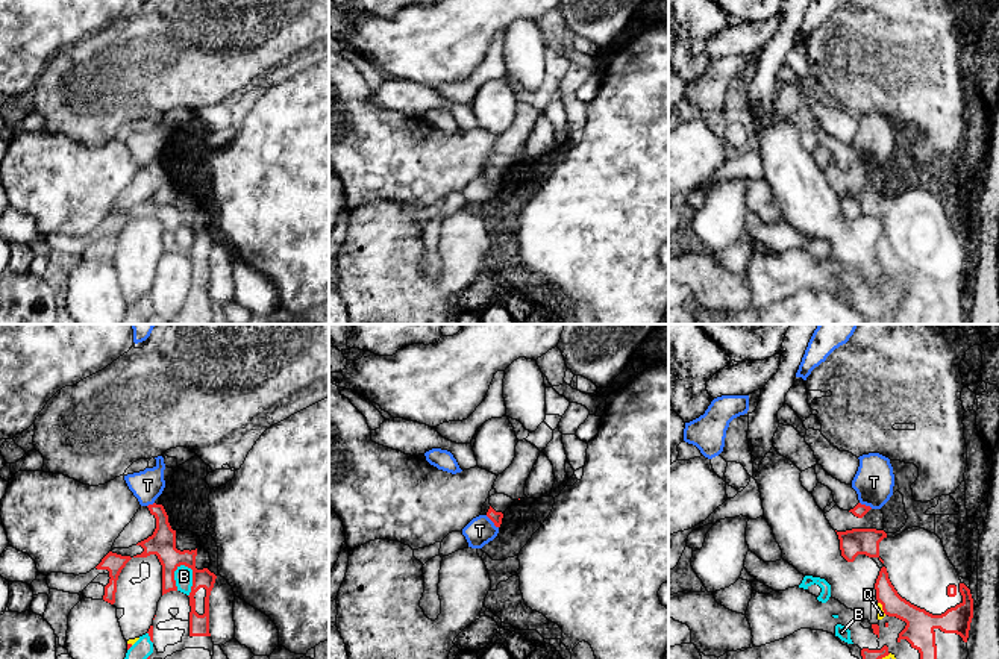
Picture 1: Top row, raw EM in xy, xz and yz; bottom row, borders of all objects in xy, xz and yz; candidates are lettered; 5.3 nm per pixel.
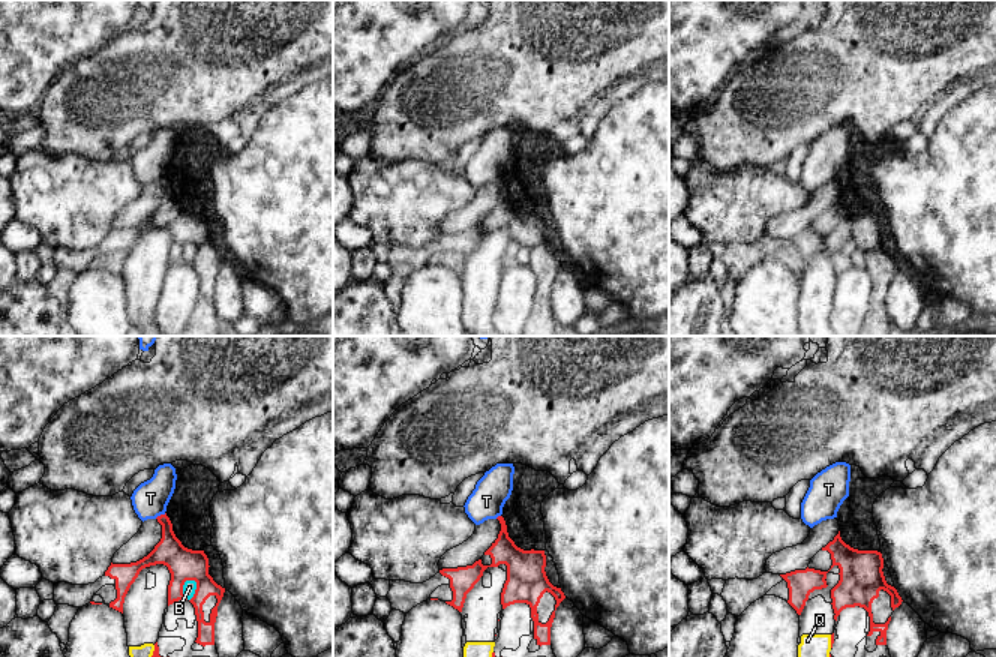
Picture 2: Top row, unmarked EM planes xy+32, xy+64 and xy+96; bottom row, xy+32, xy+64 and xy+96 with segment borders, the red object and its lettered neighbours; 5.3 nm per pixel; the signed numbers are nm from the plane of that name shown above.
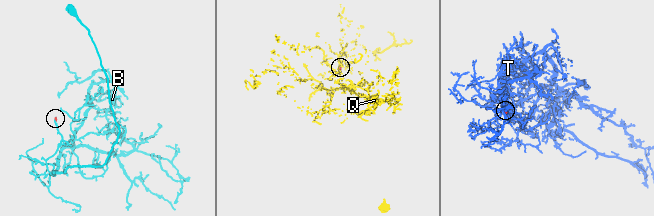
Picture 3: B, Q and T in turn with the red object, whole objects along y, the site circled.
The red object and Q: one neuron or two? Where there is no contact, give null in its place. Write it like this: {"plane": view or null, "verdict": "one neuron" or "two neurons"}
{"plane": "yz", "verdict": "two neurons"}

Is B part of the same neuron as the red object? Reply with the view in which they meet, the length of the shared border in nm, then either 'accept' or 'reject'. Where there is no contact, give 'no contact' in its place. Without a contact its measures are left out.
contact in xy; length 180 nm; reject

